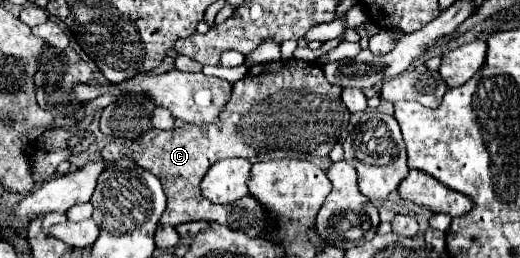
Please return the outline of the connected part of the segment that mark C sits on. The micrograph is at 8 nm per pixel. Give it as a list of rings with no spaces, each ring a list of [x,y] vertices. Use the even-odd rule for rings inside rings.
[[[299,59],[273,61],[251,67],[245,79],[233,85],[229,103],[213,123],[183,125],[171,131],[151,129],[125,151],[135,155],[139,167],[145,167],[159,177],[167,195],[167,209],[161,215],[161,223],[177,227],[187,221],[215,221],[249,237],[265,237],[275,229],[269,211],[251,195],[233,205],[211,203],[199,189],[205,171],[221,159],[249,159],[271,149],[291,149],[325,157],[345,131],[349,115],[351,113],[341,101],[341,87],[325,81],[321,65]]]

